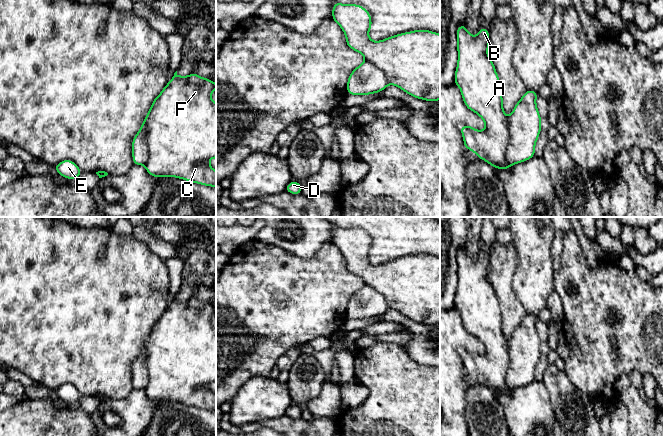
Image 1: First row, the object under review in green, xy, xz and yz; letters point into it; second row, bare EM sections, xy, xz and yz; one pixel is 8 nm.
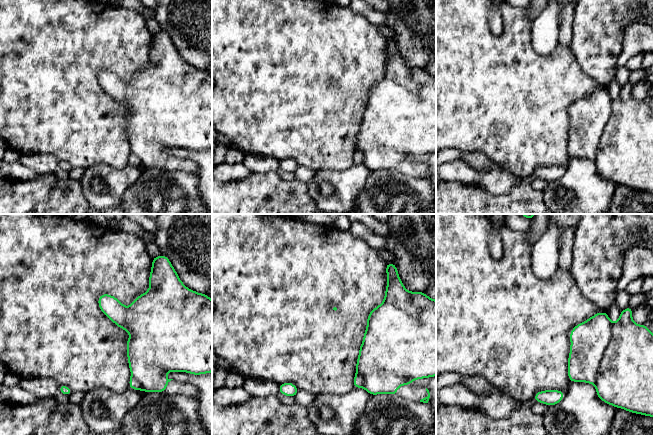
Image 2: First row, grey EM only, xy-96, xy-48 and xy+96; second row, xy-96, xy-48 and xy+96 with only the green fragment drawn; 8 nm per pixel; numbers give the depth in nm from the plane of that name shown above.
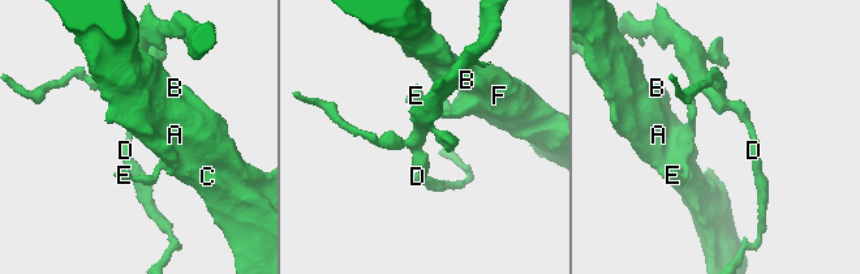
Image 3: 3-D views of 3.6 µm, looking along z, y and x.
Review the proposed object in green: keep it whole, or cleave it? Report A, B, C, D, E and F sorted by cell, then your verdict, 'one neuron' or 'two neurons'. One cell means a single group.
A B C F / D E; two neurons

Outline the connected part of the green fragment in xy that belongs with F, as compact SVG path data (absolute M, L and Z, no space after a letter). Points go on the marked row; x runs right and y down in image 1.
M174 73L170 82L153 100L146 115L146 132L144 139L148 147L148 160L144 165L148 174L153 177L175 177L188 182L216 187L216 171L209 161L216 158L216 103L211 94L215 92L216 83L196 73L178 76Z

